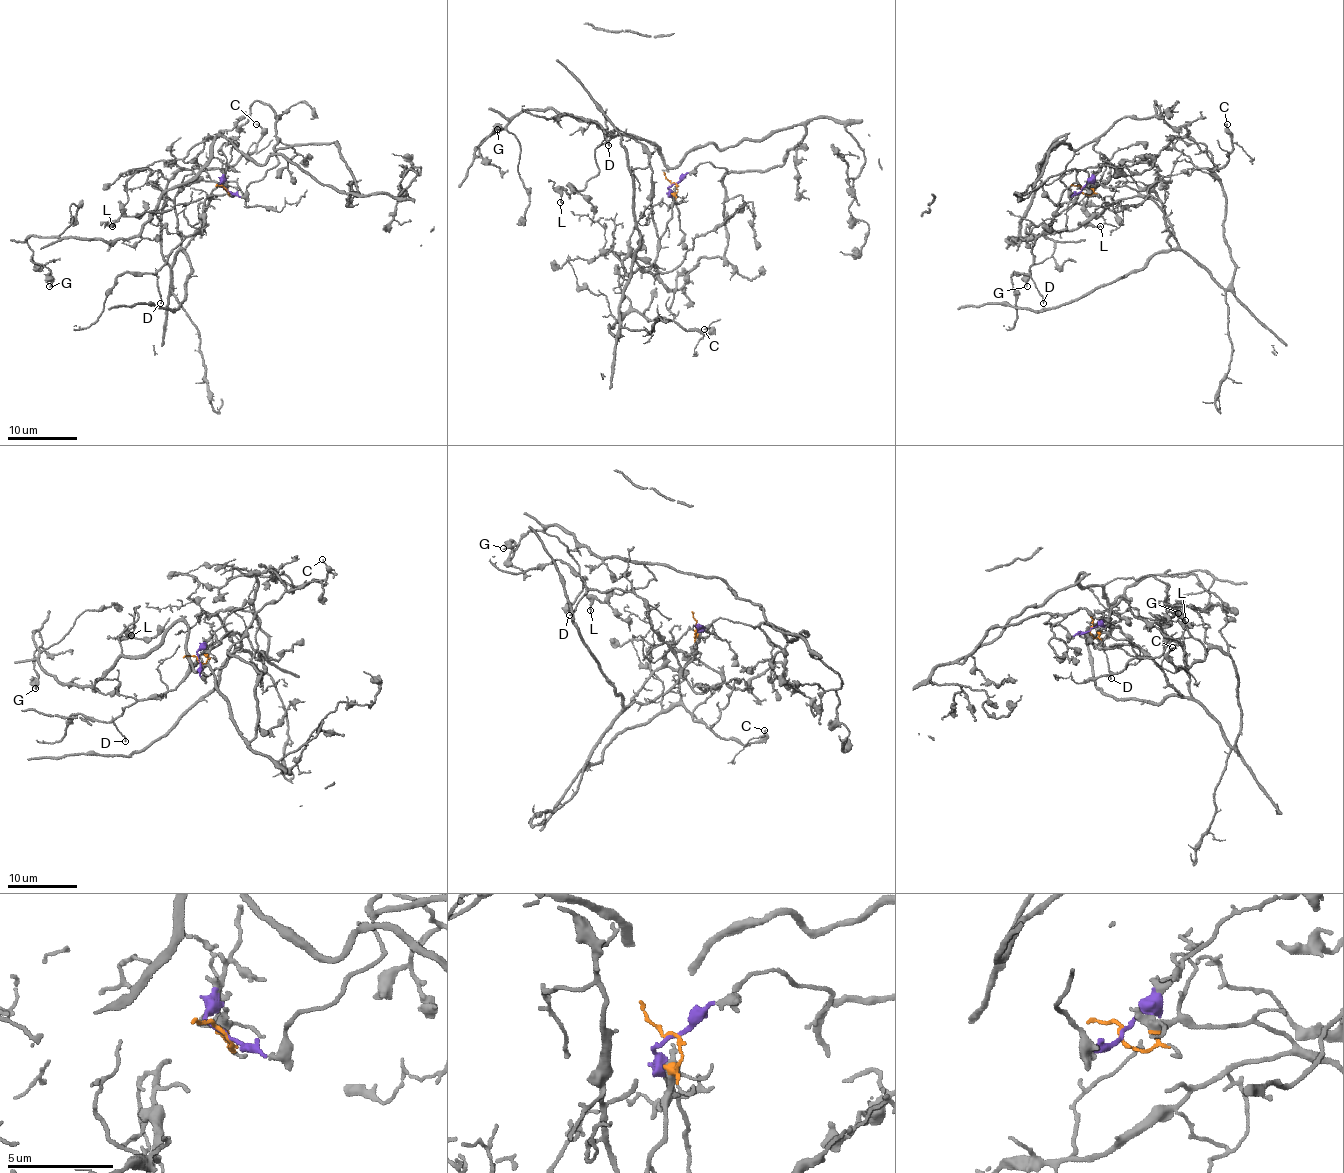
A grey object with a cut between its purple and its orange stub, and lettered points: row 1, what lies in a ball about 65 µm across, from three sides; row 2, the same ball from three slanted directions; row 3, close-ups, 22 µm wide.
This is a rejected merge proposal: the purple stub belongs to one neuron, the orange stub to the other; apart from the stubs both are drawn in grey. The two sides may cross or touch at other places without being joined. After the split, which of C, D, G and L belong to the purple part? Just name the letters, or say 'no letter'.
G, L

